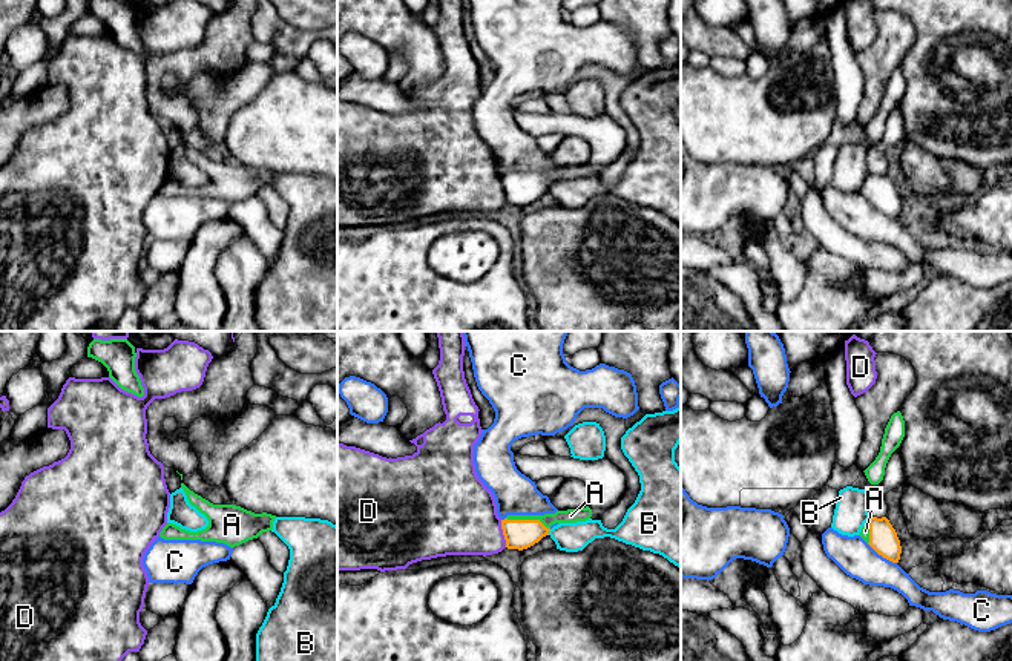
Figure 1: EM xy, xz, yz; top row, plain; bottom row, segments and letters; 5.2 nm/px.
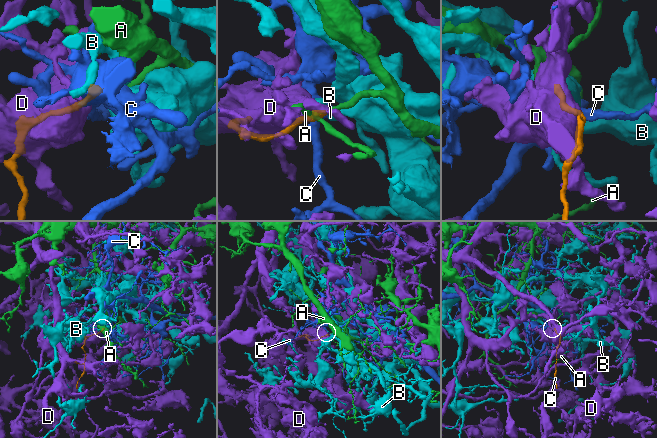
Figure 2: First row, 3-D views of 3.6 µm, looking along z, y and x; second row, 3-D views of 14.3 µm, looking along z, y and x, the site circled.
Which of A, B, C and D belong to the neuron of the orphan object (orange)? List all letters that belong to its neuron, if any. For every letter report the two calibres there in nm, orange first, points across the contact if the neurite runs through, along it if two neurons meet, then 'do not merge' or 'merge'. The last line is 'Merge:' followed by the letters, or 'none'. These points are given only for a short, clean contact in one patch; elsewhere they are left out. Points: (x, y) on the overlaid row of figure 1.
A: 160/80 nm | merge
B: 160/160 nm | along xz (551, 529), (548, 534) | do not merge
C: 150/190 nm | along yz (867, 543), (896, 563) | do not merge
D: 160/400 nm | do not merge
Merge: A

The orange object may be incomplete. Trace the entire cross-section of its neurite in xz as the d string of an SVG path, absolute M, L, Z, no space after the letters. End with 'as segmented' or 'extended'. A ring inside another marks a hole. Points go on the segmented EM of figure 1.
M589 506L544 515L508 515L501 520L501 529L506 548L523 551L549 535L552 525L586 521L590 517L592 509Z; extended

